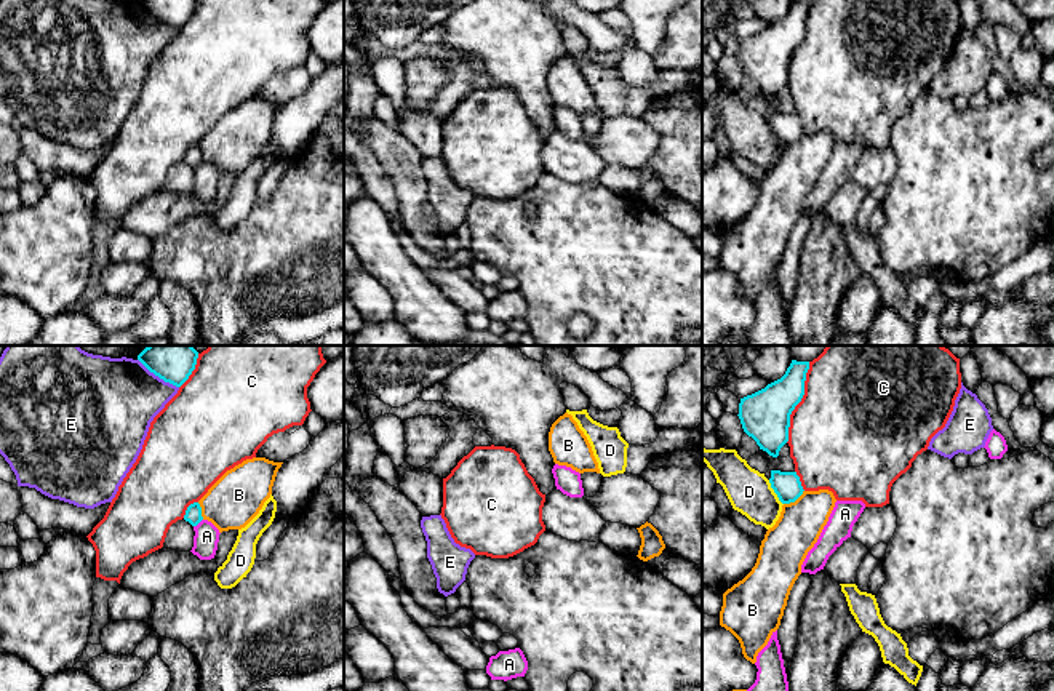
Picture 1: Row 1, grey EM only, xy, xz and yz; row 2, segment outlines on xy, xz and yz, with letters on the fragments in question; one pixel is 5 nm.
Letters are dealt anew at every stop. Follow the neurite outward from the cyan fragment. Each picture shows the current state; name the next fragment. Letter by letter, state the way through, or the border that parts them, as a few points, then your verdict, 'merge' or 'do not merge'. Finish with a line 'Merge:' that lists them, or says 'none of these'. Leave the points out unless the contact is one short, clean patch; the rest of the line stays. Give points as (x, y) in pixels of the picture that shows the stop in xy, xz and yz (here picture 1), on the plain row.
A: border along xy (202, 160), (194, 168); do not merge
B: border along yz (803, 131), (794, 143), (784, 146); do not merge
C: do not merge
D: border along yz (768, 122), (782, 146); do not merge
E: do not merge
Merge: none of these

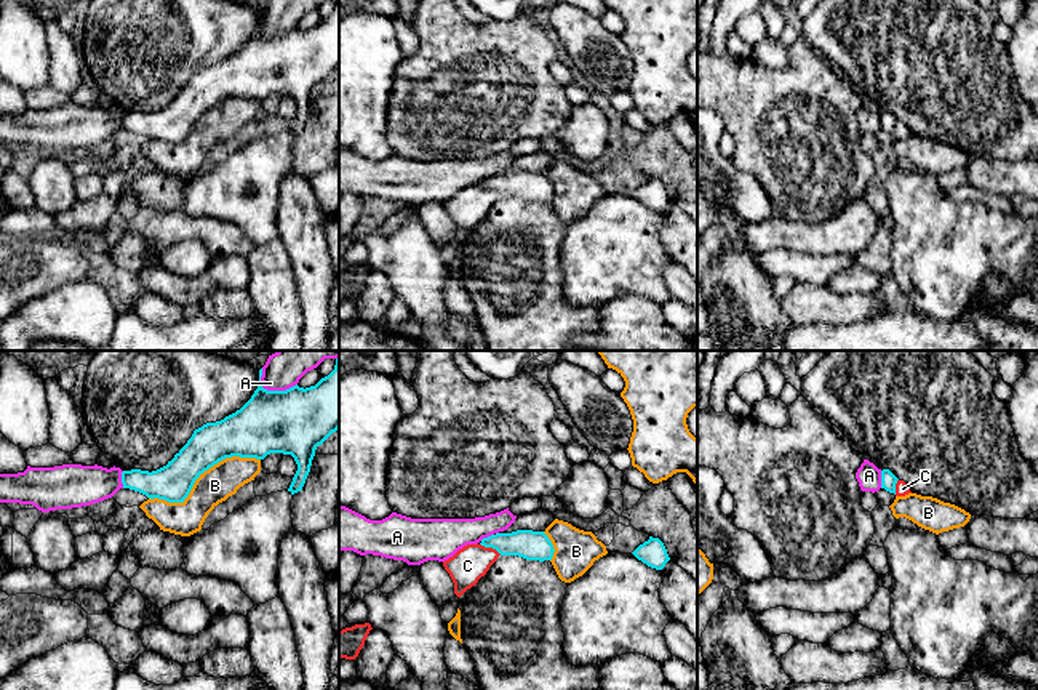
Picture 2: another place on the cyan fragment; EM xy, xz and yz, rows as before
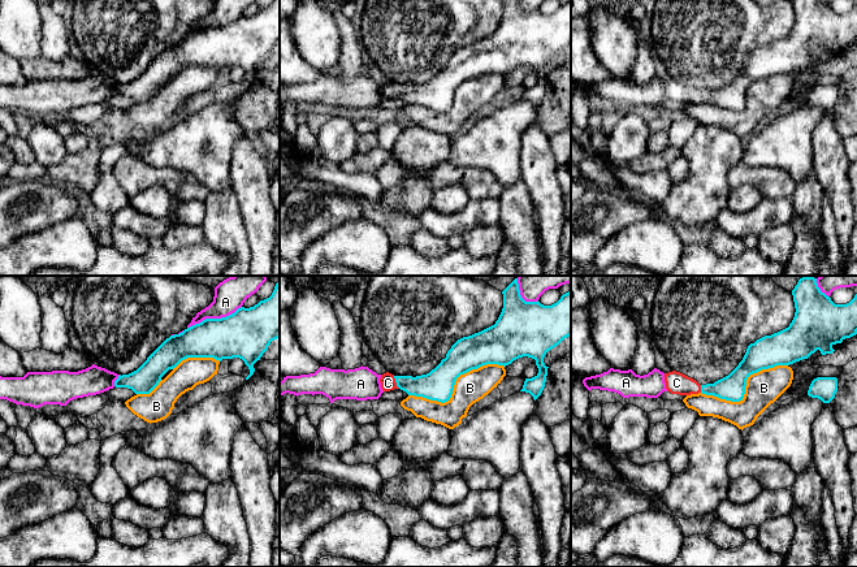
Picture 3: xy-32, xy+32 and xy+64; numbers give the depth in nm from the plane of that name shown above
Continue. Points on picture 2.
A: do not merge
B: do not merge
C: runs through xz (530, 186), (491, 188), (467, 207); merge
Merge: C

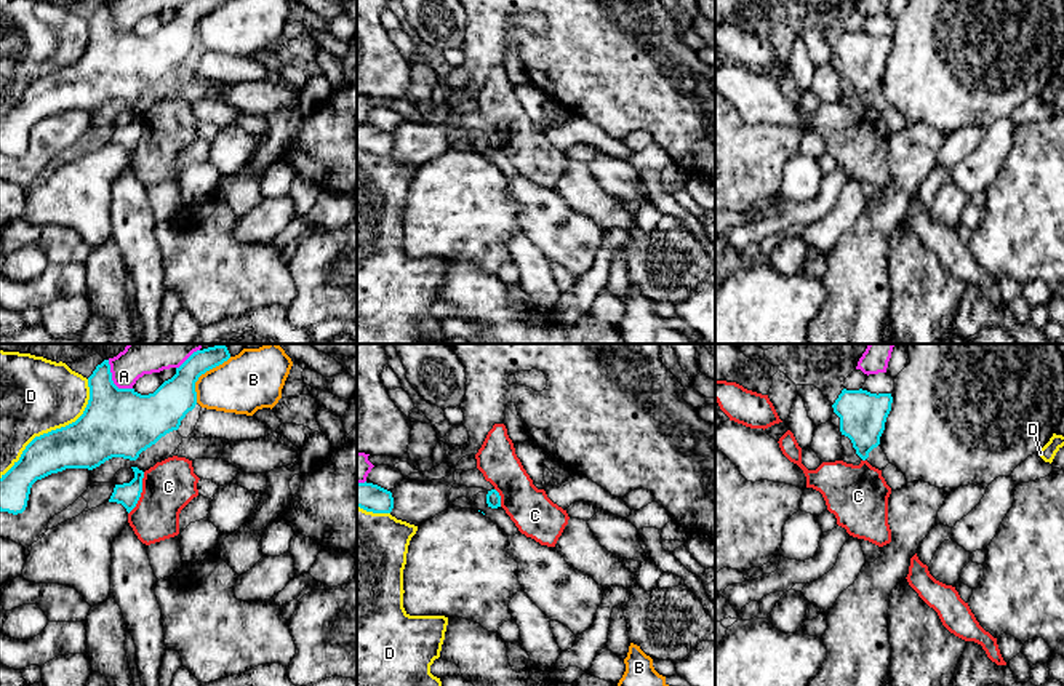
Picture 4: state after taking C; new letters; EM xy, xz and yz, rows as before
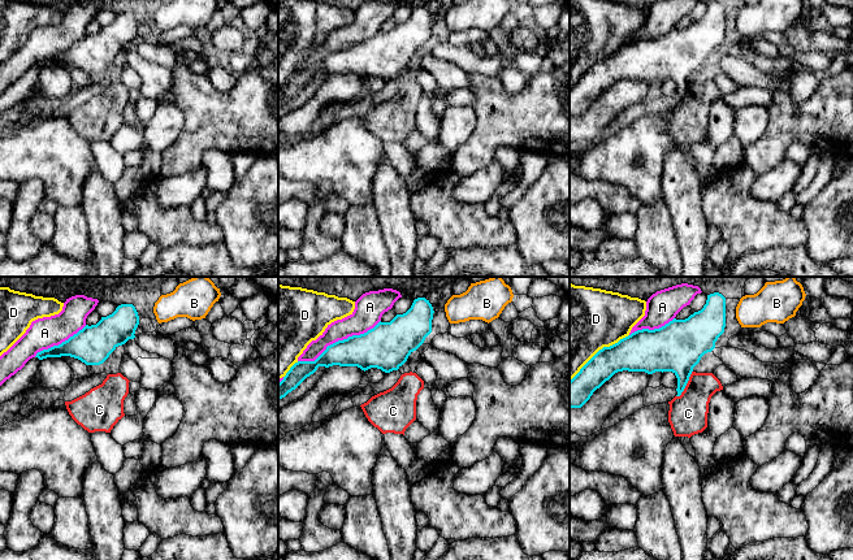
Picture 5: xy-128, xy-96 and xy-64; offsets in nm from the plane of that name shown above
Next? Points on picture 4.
A: do not merge
B: border along xy (229, 0), (207, 11), (199, 19), (196, 24), (196, 43); do not merge
C: border along xy (144, 114), (141, 138), (128, 155); do not merge
D: do not merge
Merge: none of these

